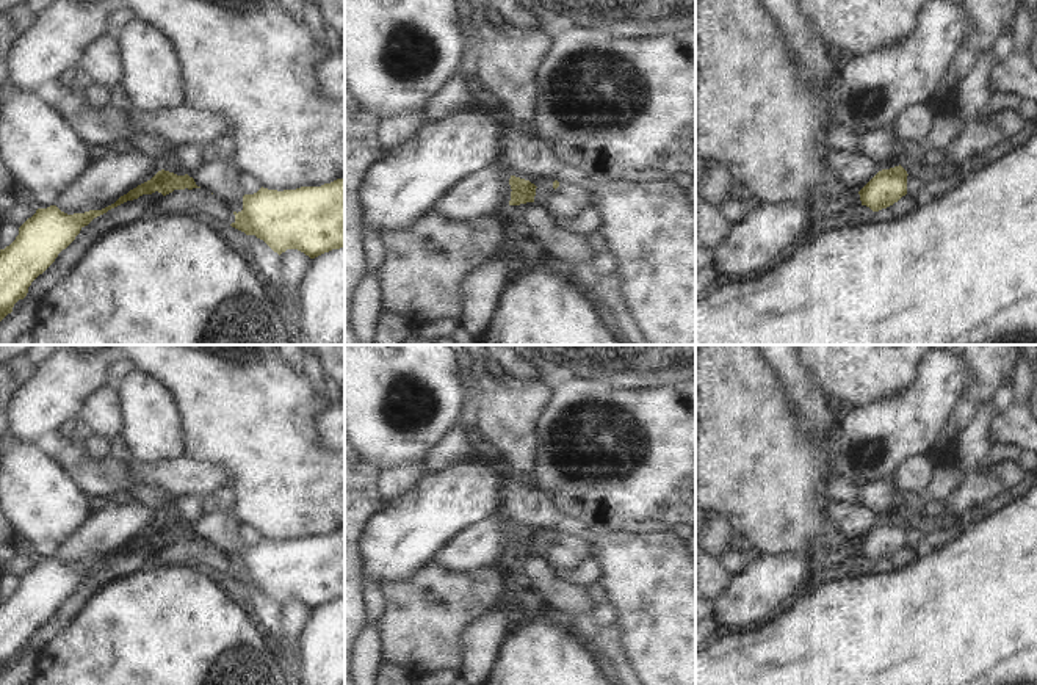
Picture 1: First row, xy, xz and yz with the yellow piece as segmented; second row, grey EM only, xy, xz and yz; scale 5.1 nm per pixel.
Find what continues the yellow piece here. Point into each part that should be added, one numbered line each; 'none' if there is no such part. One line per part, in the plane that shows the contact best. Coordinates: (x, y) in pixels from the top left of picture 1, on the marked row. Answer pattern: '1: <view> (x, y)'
none

